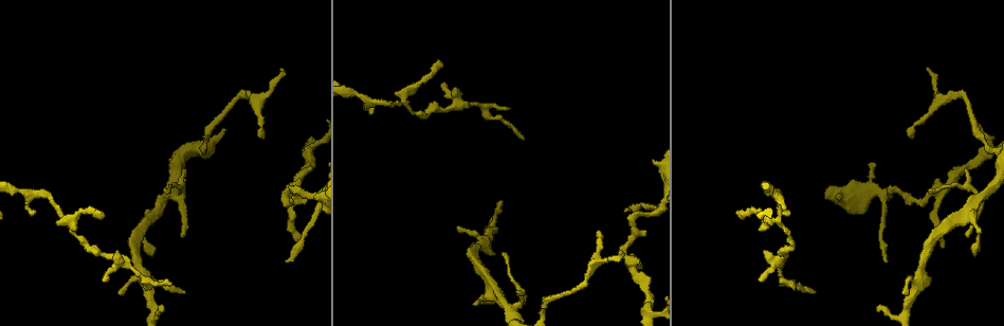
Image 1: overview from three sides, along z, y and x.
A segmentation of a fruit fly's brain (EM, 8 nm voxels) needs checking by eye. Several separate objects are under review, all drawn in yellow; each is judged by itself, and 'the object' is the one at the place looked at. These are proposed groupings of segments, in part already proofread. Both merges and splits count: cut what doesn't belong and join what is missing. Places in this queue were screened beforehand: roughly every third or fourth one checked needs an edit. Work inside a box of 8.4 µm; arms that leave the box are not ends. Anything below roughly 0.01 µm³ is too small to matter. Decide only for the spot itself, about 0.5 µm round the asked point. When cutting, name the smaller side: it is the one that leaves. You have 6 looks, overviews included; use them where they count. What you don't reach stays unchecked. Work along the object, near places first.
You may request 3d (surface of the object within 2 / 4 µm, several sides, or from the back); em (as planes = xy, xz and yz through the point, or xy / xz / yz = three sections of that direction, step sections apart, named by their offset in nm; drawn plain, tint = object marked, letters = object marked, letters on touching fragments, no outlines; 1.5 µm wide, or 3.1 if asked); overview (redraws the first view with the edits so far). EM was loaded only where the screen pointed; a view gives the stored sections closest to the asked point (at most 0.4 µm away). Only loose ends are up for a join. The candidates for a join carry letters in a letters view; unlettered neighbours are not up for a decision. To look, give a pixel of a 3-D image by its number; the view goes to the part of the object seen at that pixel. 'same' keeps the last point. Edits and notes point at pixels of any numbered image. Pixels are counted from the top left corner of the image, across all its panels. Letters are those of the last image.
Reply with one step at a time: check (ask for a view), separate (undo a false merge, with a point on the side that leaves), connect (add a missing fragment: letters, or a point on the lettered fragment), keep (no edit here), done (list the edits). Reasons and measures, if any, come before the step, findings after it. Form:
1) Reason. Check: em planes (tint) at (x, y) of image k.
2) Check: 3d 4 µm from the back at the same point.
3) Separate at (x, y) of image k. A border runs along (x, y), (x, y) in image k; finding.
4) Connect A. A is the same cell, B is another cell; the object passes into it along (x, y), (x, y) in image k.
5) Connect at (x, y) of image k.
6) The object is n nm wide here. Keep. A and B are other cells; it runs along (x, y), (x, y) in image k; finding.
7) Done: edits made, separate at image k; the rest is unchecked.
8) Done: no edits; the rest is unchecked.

Free end. Check: em planes (letters) at (33, 214) of image 1.

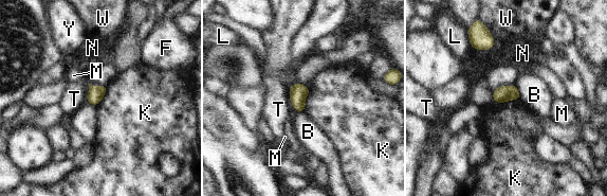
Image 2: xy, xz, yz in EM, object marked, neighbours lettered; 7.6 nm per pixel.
Keep. B, F, K, L, M, N, T, W and Y are other cells; a border runs along (310, 88), (305, 101), (304, 111) in image 2; none of them fits.

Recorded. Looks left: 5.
Sudden change in width. Check: em 3.1 µm planes (letters) at (983, 192) of image 1.

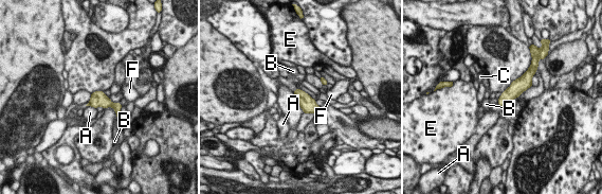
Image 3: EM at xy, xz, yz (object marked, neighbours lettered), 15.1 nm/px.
The object is 200 nm wide here. Keep. A, B, C, E and F are other cells; a border runs along (86, 105), (95, 108) in image 3; one neuron here.

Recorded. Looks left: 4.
An open end. Check: em planes (letters) at (279, 70) of image 1.

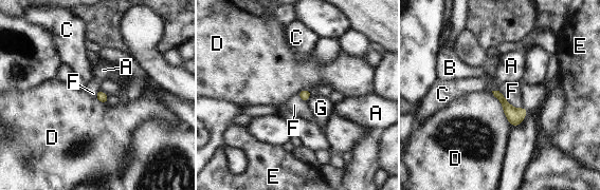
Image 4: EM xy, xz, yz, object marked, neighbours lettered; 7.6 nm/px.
Keep. A, B, C, D, E, F and G are other cells; no lettered fragment goes on from it.

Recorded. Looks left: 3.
Done: no edits; the rest is unchecked.

